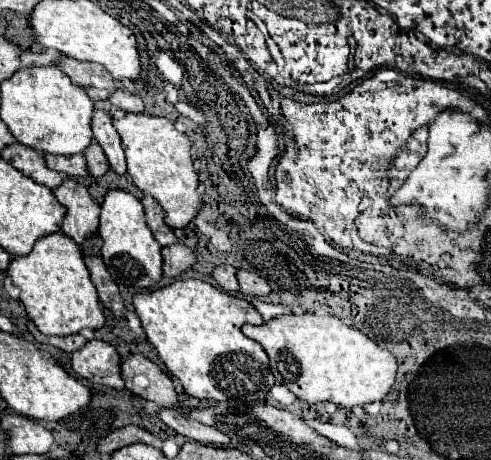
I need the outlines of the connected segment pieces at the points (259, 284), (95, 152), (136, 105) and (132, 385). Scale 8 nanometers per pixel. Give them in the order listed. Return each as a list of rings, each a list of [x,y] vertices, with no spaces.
[[[238,270],[236,278],[238,278],[238,284],[240,284],[238,290],[242,294],[246,294],[246,296],[262,298],[262,296],[270,294],[270,284],[262,276],[258,276],[258,274],[252,274],[248,270]]]
[[[96,140],[86,148],[84,156],[86,156],[86,160],[88,160],[88,172],[90,172],[92,176],[104,176],[104,174],[110,170],[110,164],[106,162],[106,154],[104,154],[104,150],[98,146]]]
[[[116,90],[112,96],[110,96],[110,102],[116,106],[116,108],[122,108],[126,112],[142,112],[144,110],[144,104],[142,104],[142,98],[138,94],[132,94],[132,92],[126,92],[126,90]]]
[[[132,354],[128,358],[122,358],[120,374],[124,378],[126,388],[132,394],[136,394],[136,396],[140,396],[144,400],[152,400],[158,406],[178,404],[178,396],[174,392],[170,376],[164,374],[146,356]]]

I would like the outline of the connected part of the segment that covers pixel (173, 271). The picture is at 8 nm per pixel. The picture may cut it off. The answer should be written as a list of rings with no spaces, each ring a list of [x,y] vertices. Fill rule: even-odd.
[[[170,244],[162,248],[164,256],[164,276],[178,278],[182,272],[196,264],[196,254],[184,244]]]

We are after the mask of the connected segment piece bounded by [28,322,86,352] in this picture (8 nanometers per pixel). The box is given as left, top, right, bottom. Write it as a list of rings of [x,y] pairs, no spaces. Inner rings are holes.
[[[28,322],[28,330],[32,332],[32,336],[42,342],[42,344],[50,344],[50,346],[56,346],[64,352],[76,352],[78,348],[82,348],[86,344],[86,338],[82,334],[74,334],[74,336],[46,336],[42,334],[32,322]]]

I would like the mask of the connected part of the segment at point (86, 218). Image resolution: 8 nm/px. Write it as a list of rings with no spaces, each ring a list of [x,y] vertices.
[[[64,178],[64,182],[52,188],[56,200],[68,208],[66,218],[62,222],[62,232],[76,240],[78,244],[86,242],[86,238],[98,230],[98,210],[100,204],[90,196],[90,192],[72,178]]]

